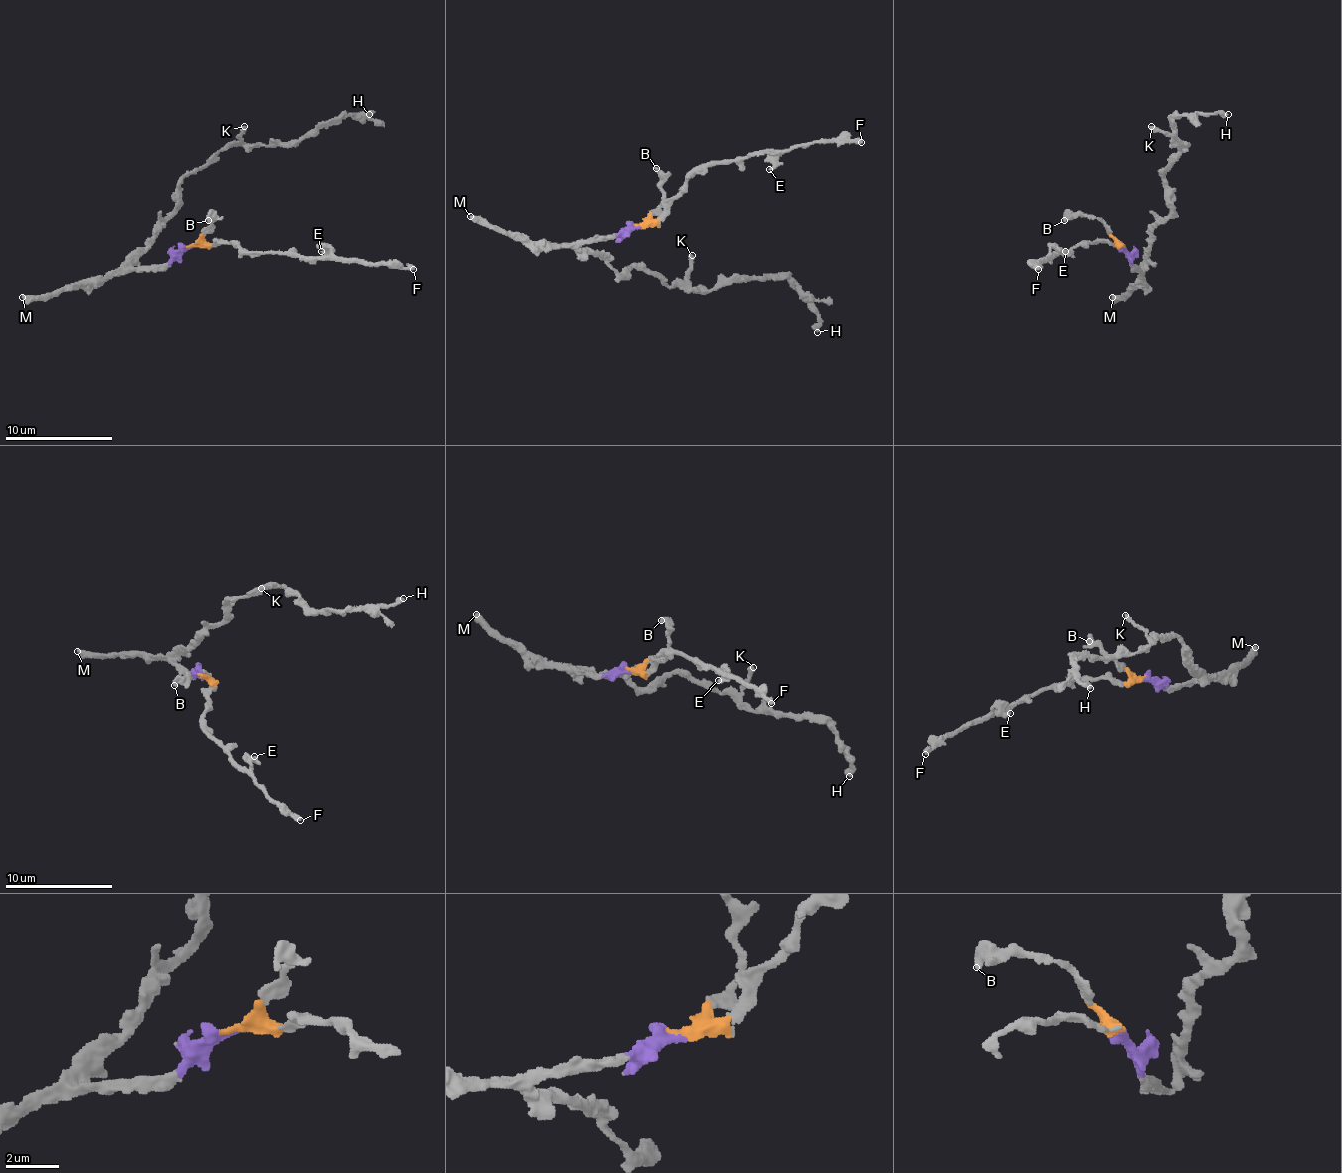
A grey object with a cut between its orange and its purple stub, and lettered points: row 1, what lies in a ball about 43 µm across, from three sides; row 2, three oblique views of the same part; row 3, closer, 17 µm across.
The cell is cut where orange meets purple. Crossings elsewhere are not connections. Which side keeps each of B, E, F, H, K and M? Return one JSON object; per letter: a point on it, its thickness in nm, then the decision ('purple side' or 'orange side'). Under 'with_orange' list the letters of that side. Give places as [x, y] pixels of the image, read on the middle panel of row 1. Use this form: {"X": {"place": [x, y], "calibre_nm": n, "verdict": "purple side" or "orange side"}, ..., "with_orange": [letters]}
{"B": {"place": [656, 168], "calibre_nm": 400, "verdict": "orange side"}, "E": {"place": [769, 169], "calibre_nm": 240, "verdict": "orange side"}, "F": {"place": [861, 142], "calibre_nm": 360, "verdict": "orange side"}, "H": {"place": [817, 332], "calibre_nm": 360, "verdict": "purple side"}, "K": {"place": [692, 255], "calibre_nm": 360, "verdict": "purple side"}, "M": {"place": [470, 216], "calibre_nm": 480, "verdict": "purple side"}, "with_orange": ["B", "E", "F"]}

